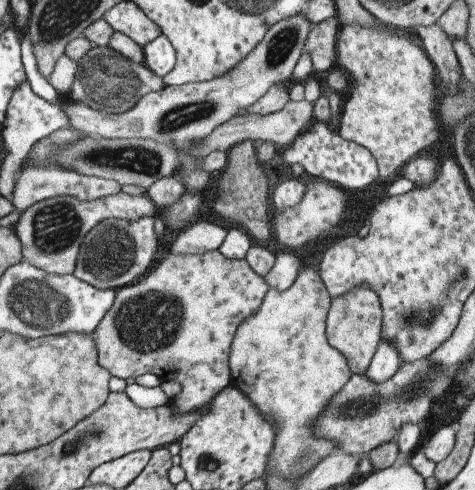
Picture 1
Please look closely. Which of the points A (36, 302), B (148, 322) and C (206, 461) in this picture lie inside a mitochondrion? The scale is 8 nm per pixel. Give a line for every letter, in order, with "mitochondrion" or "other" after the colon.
A: mitochondrion
B: mitochondrion
C: other

